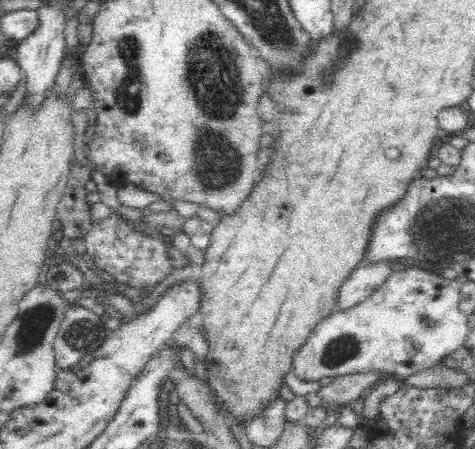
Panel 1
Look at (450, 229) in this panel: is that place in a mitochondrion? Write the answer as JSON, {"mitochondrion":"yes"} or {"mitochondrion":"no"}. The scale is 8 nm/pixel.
{"mitochondrion":"yes"}

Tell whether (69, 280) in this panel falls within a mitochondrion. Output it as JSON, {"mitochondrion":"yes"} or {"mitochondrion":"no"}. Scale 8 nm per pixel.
{"mitochondrion":"no"}

